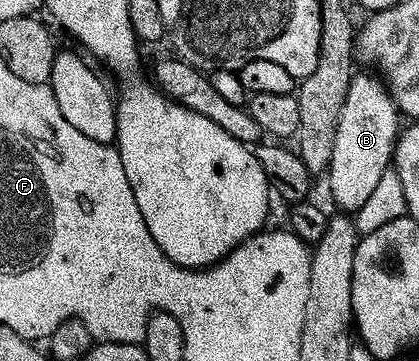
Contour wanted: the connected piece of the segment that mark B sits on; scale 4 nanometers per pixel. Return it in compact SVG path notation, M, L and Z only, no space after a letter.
M355 84L350 88L339 116L339 128L335 128L335 152L331 152L327 171L329 194L339 209L355 212L367 204L379 180L383 180L383 172L390 169L402 126L402 115L384 85Z

